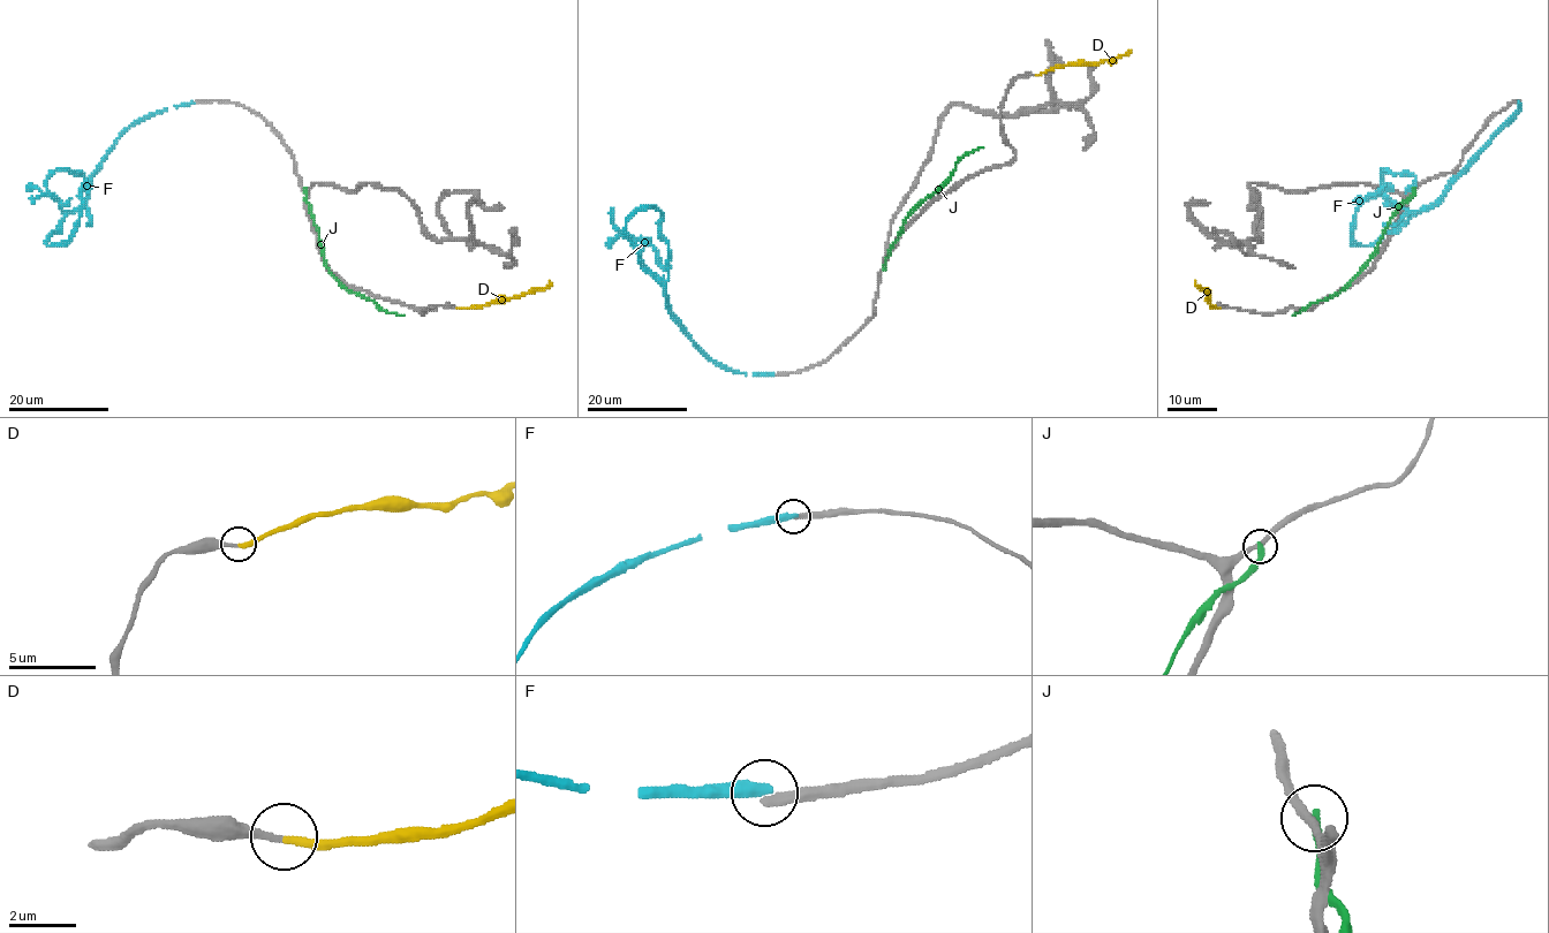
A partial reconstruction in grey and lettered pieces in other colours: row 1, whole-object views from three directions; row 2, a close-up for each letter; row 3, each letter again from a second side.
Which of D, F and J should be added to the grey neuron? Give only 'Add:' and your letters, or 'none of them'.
Add: D

